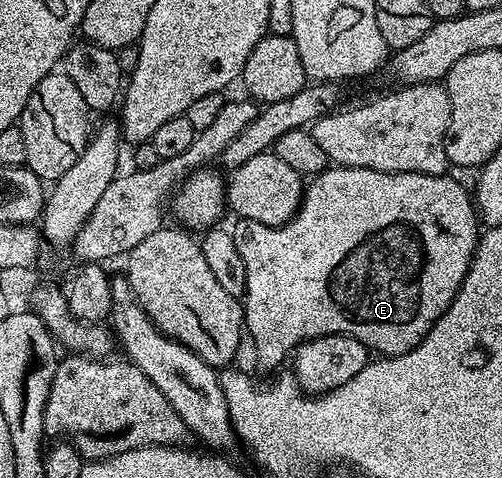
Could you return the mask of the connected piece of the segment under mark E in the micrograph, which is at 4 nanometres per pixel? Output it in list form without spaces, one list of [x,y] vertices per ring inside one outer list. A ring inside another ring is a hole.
[[[334,166],[309,179],[302,195],[302,207],[294,213],[294,218],[290,222],[285,222],[282,226],[269,226],[247,218],[238,218],[235,221],[232,233],[236,240],[236,248],[240,248],[240,256],[244,256],[244,268],[248,272],[244,295],[244,330],[249,341],[250,338],[254,341],[258,362],[264,369],[270,370],[273,366],[280,365],[285,358],[287,361],[288,355],[297,350],[300,343],[325,334],[356,336],[356,340],[363,342],[378,356],[406,354],[422,343],[426,333],[434,327],[439,316],[450,307],[456,292],[462,286],[480,237],[480,229],[478,230],[480,219],[471,191],[467,187],[465,190],[456,179],[450,177],[446,174],[413,174],[412,172],[389,174],[355,166]]]

